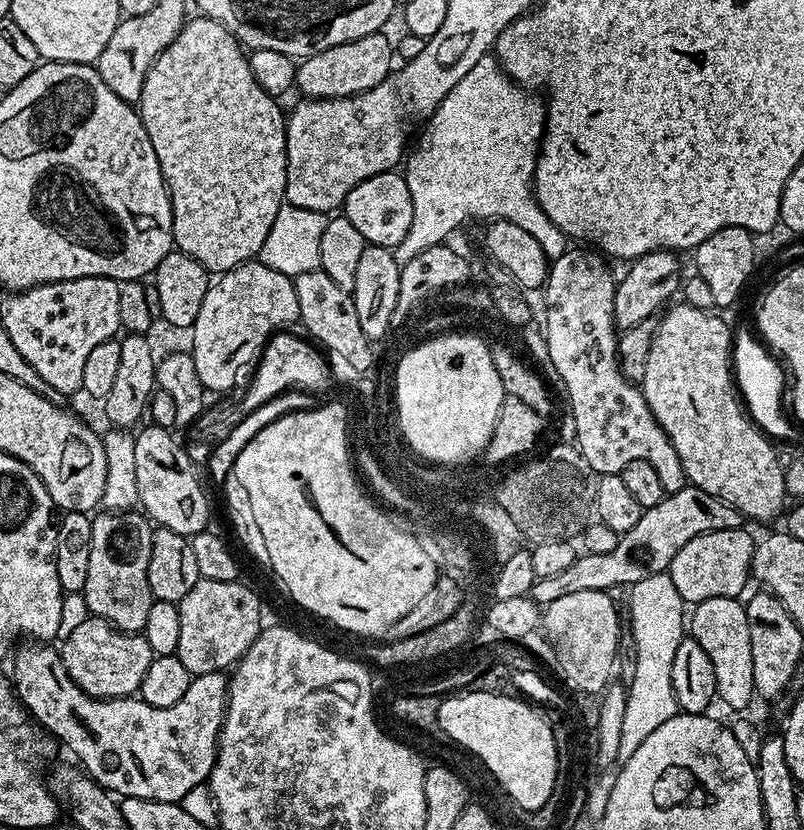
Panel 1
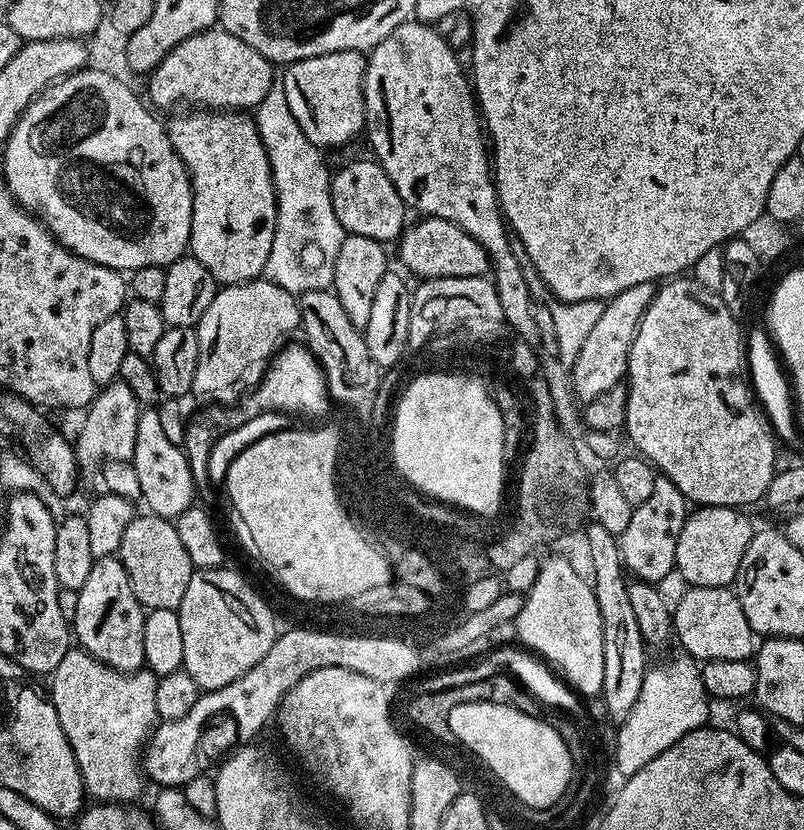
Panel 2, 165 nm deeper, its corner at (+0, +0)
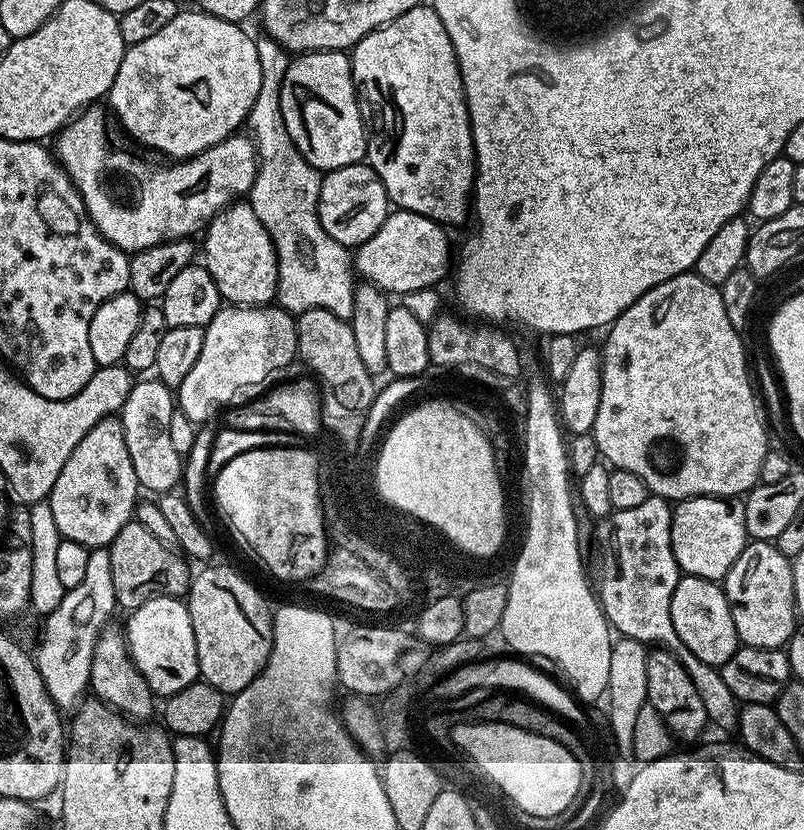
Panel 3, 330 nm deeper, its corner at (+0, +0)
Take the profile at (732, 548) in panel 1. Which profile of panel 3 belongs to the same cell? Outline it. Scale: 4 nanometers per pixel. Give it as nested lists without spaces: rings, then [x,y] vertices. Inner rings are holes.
[[[692,496],[679,501],[672,509],[670,542],[681,573],[703,580],[723,581],[749,540],[743,499]]]

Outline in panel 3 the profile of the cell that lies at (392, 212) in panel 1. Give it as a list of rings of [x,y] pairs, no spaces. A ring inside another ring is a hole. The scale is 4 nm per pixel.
[[[366,162],[335,168],[333,172],[323,173],[318,194],[318,218],[322,230],[352,250],[373,236],[386,222],[390,211],[390,201],[378,174]]]

